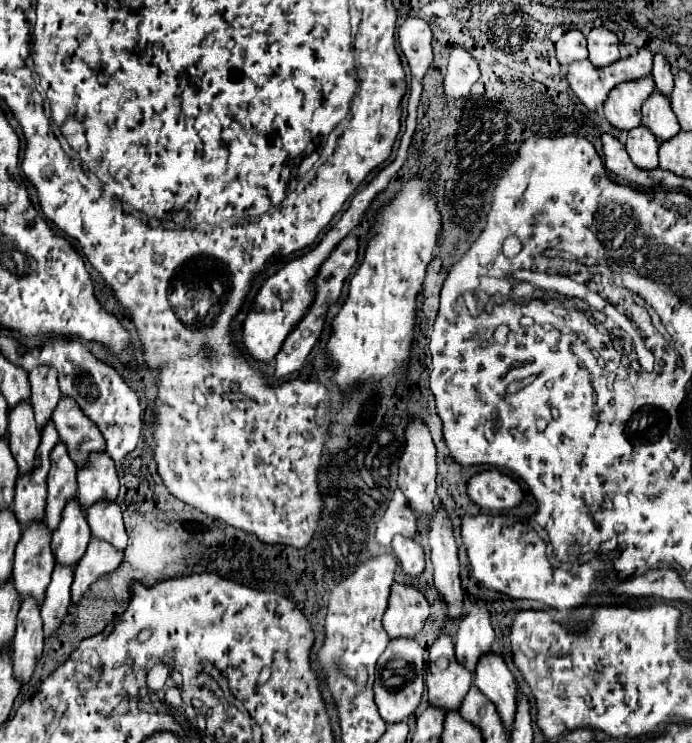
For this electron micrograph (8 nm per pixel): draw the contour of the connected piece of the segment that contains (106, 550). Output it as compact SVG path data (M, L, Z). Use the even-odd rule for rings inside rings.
M92 538L84 556L74 568L74 582L72 582L72 600L78 602L80 596L88 590L88 586L98 580L102 574L114 572L124 558L122 550L114 550L112 544Z

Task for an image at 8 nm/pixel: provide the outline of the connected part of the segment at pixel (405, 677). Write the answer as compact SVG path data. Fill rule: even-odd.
M410 638L390 640L388 648L384 650L384 654L376 664L376 682L374 682L376 706L386 724L402 722L416 710L424 692L424 668L426 668L424 650L418 642Z

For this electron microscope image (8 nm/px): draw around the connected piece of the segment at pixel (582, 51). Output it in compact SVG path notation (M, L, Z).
M580 30L564 32L564 36L556 42L556 58L560 64L570 64L574 60L588 58L584 34Z

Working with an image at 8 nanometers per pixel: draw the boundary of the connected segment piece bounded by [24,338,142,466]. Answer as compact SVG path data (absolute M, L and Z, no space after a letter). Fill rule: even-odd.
M50 338L40 348L40 352L30 352L30 354L26 352L24 354L24 368L26 370L30 370L38 362L50 364L58 370L58 382L60 382L62 394L74 396L74 400L78 402L82 412L98 424L98 428L108 444L106 452L120 466L124 456L136 448L136 444L140 440L140 430L142 430L142 418L140 418L142 408L140 408L138 394L134 392L134 388L130 388L110 364L98 360L76 338L74 340L72 338L66 338L66 340L64 338ZM32 360L36 360L36 362L32 362Z

